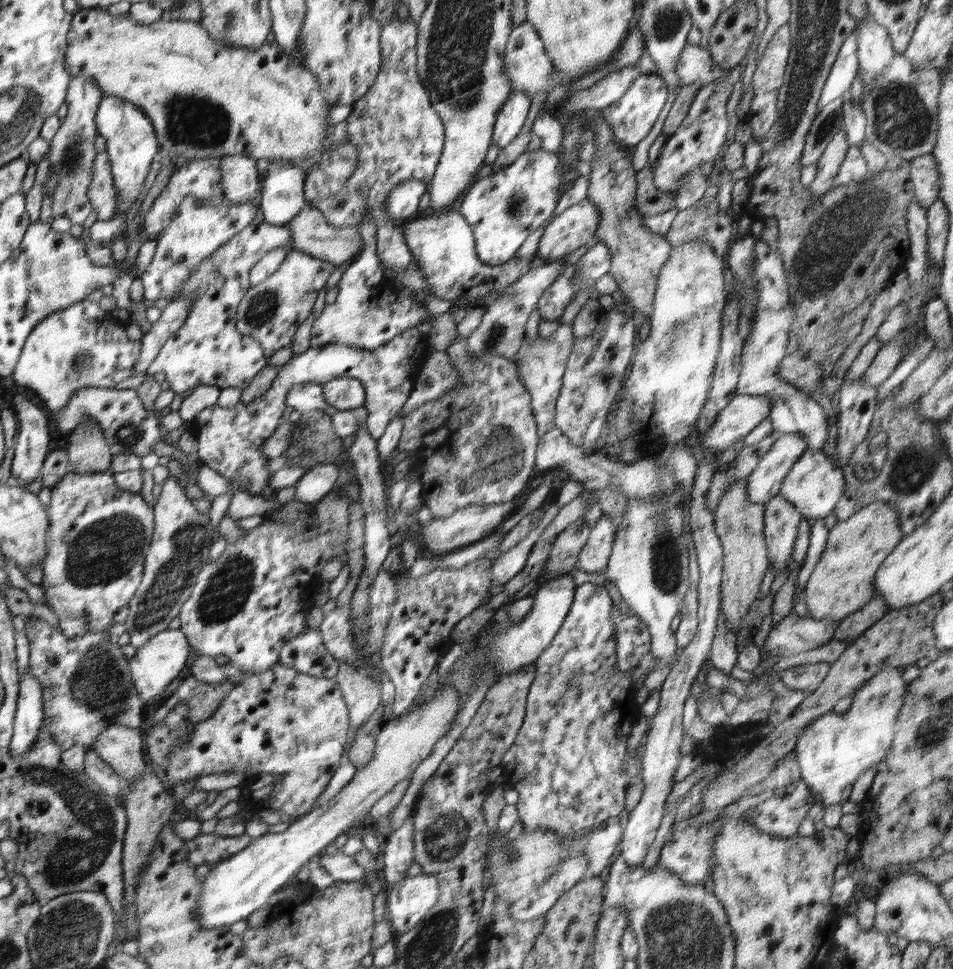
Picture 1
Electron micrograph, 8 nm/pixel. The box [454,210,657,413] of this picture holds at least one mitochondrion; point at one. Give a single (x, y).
(497, 331)

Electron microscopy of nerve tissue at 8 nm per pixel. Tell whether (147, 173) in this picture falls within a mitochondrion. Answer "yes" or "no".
no

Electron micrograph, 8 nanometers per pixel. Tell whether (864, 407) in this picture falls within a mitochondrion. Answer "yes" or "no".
no

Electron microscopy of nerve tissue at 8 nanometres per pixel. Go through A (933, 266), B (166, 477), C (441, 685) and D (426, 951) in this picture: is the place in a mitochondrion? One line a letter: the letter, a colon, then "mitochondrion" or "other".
A: other
B: other
C: other
D: mitochondrion

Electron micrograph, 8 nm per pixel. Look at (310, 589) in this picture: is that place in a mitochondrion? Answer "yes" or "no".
no

